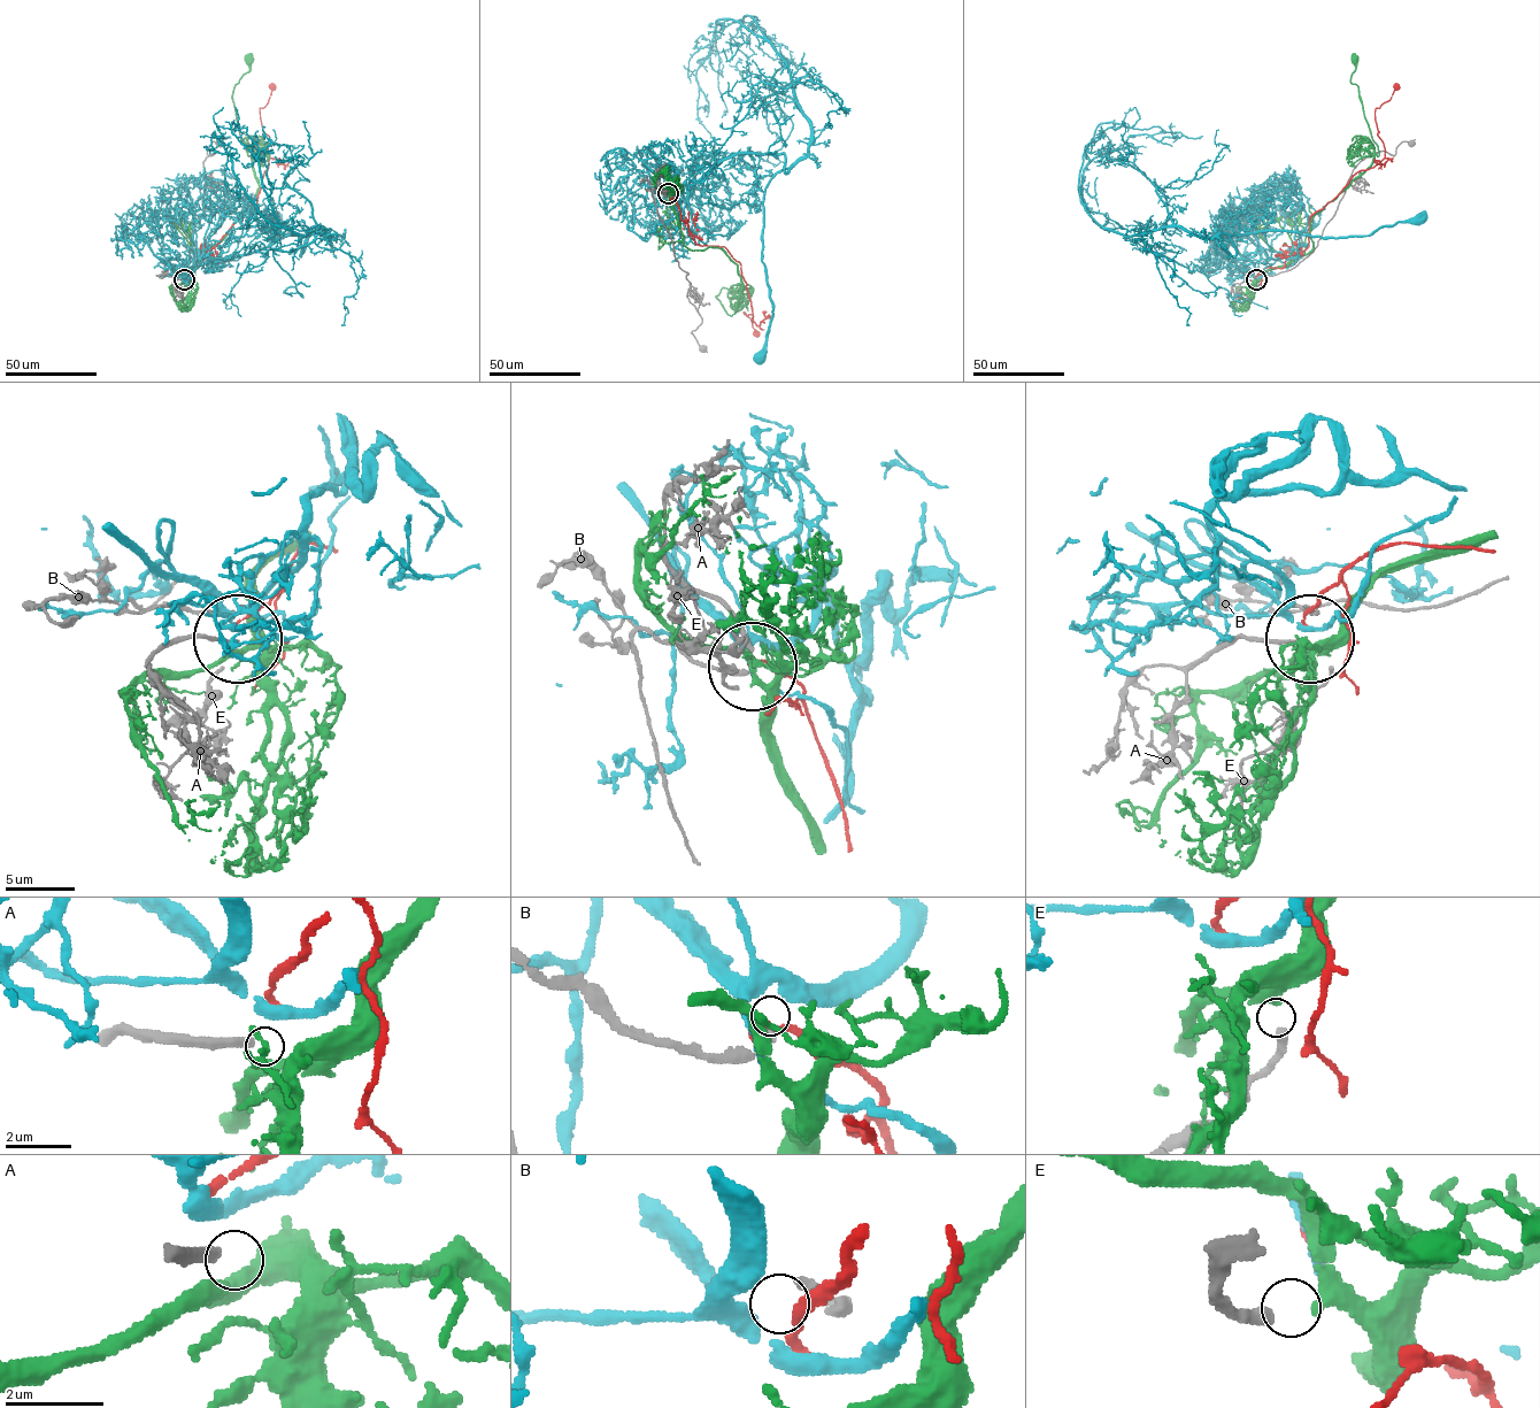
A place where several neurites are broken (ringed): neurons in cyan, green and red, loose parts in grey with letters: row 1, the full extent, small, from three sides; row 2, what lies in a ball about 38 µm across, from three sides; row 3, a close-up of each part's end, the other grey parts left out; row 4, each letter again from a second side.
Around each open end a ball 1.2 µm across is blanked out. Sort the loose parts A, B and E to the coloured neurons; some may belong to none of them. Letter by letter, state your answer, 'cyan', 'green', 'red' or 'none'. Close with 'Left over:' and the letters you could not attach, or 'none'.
A: none
B: none
E: green
Left over: A, B

